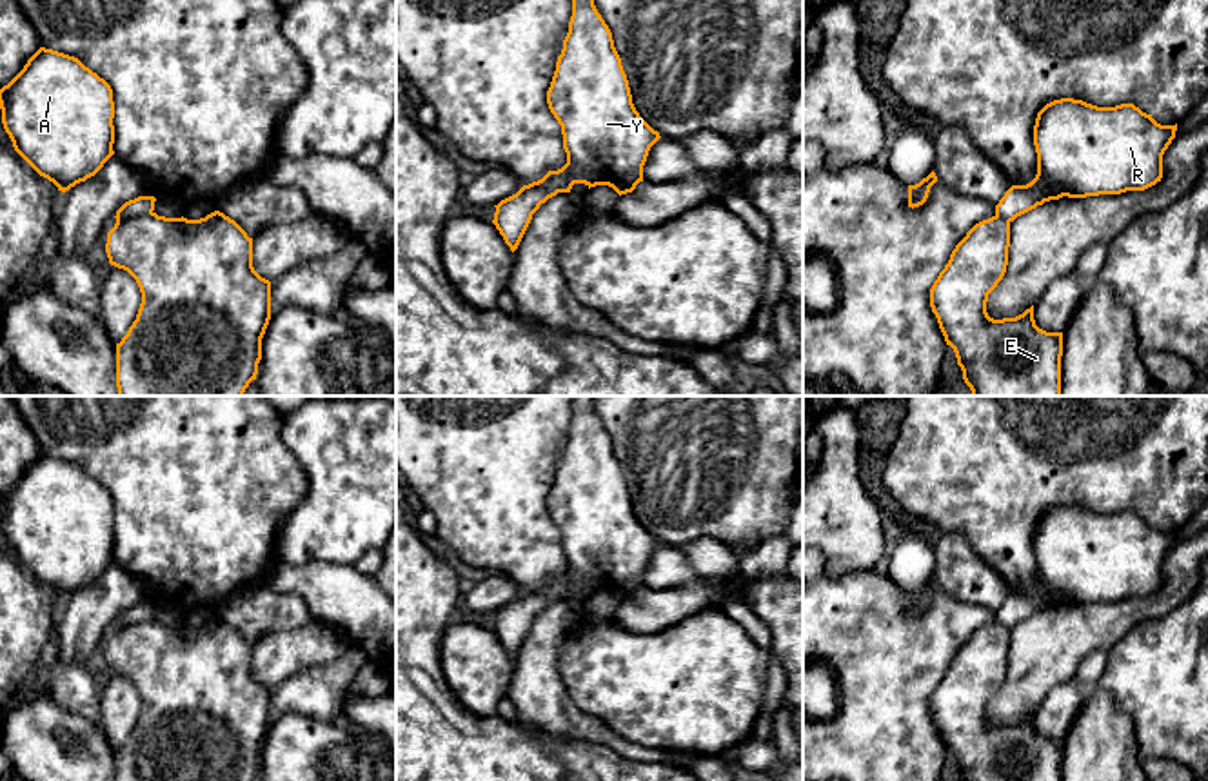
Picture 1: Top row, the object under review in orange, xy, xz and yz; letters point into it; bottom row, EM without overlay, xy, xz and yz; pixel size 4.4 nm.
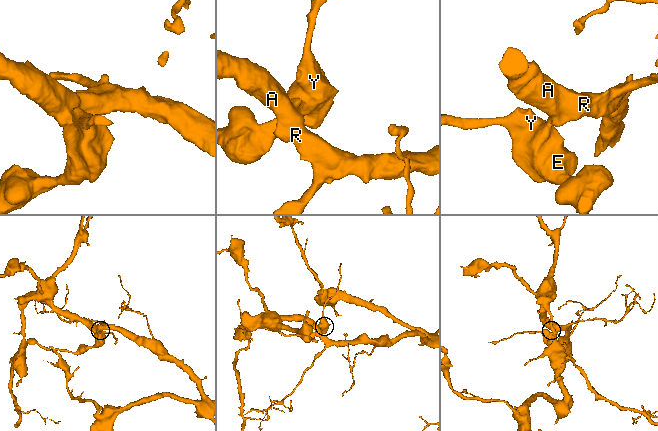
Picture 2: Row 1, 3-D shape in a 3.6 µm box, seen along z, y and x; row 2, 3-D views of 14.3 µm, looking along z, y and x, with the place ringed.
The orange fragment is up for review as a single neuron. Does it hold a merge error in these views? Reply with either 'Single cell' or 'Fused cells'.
Fused cells

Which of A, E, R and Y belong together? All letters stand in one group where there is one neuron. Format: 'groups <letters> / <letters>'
groups A R / E Y

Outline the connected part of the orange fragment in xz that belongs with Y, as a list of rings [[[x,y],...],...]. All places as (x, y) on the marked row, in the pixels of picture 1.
[[[572,0],[569,33],[547,91],[547,104],[561,125],[567,163],[529,185],[554,193],[570,193],[574,183],[585,183],[589,189],[609,185],[621,196],[632,193],[643,182],[649,151],[661,136],[639,116],[632,104],[612,33],[598,13],[594,0]]]

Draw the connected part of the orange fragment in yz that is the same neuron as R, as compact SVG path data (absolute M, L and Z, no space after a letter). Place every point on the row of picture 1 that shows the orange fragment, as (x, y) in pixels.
M1061 98L1046 104L1035 118L1034 145L1037 174L1026 185L1012 185L995 205L1008 223L1050 200L1086 198L1144 191L1163 178L1163 154L1175 138L1175 125L1161 125L1134 104L1097 107Z

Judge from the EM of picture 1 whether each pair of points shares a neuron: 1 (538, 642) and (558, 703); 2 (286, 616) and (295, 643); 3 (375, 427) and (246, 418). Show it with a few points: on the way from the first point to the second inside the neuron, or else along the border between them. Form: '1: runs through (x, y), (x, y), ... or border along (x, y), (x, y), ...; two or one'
1: runs through (538, 656), (538, 683), (544, 689); one
2: border along (311, 620), (291, 629), (266, 632), (253, 645); two
3: border along (282, 416), (282, 442), (300, 462); two

